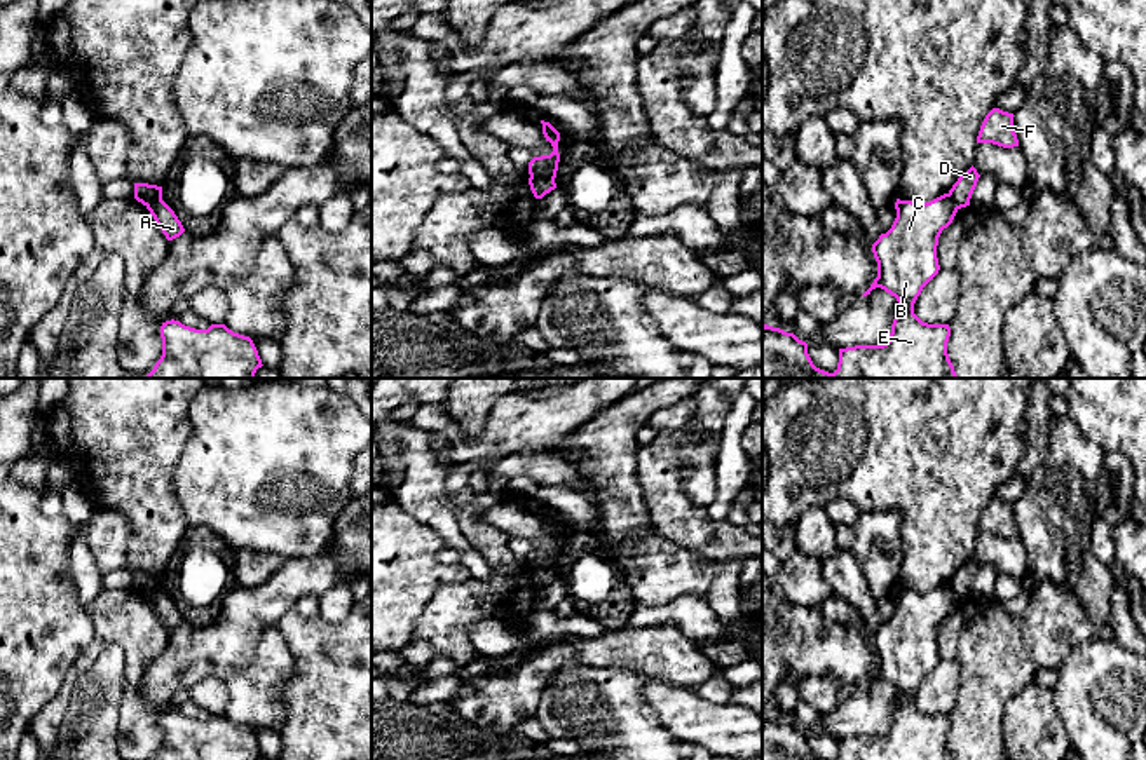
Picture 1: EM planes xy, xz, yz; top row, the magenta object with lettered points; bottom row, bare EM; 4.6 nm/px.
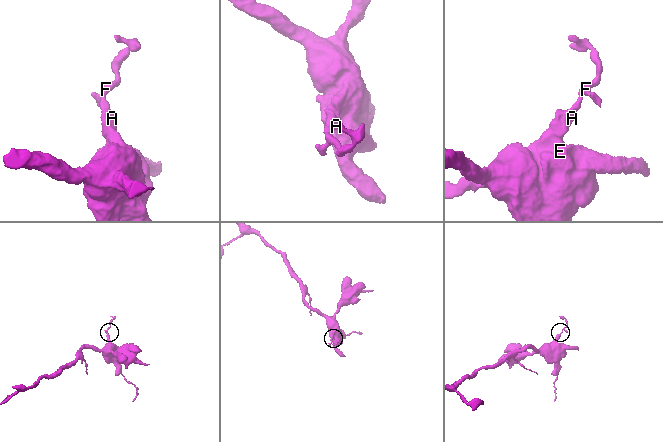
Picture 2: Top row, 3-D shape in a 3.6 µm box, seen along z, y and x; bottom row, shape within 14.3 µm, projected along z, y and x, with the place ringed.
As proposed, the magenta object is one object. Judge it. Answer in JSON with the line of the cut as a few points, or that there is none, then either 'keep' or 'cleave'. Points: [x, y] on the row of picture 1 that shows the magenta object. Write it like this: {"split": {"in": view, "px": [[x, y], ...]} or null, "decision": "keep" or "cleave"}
{"split": {"in": "xz", "px": [[531, 173], [553, 180]]}, "decision": "cleave"}

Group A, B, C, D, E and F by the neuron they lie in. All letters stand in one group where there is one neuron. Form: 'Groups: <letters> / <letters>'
Groups: A B C E / D F

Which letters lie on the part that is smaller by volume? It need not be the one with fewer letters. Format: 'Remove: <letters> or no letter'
Remove: D, F

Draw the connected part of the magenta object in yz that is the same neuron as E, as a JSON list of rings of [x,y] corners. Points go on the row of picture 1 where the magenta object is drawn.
[[[944,193],[930,202],[895,202],[897,218],[872,244],[877,277],[862,295],[881,288],[897,298],[890,340],[839,349],[834,373],[816,368],[808,343],[794,333],[762,326],[762,378],[958,378],[947,354],[949,324],[928,324],[914,314],[923,288],[938,274],[938,237],[958,207]]]

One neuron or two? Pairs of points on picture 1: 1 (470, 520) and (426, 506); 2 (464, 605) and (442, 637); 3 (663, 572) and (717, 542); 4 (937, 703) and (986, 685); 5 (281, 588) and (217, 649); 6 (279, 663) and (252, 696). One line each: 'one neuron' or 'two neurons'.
1: two neurons
2: one neuron
3: two neurons
4: two neurons
5: one neuron
6: one neuron

